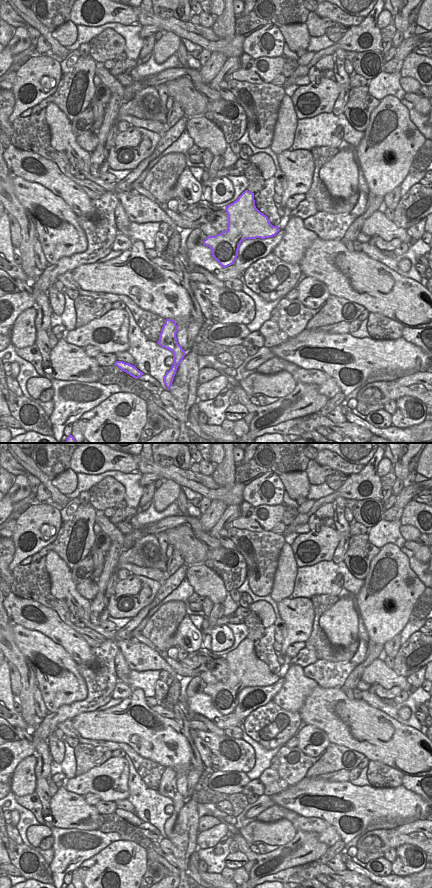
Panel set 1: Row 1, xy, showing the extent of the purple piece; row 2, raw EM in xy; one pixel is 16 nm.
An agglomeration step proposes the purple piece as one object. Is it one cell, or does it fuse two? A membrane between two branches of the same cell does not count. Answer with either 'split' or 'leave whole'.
split

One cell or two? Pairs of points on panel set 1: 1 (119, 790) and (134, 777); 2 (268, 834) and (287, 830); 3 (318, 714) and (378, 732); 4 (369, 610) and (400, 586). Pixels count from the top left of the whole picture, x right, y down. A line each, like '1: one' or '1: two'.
1: two
2: one
3: one
4: one

